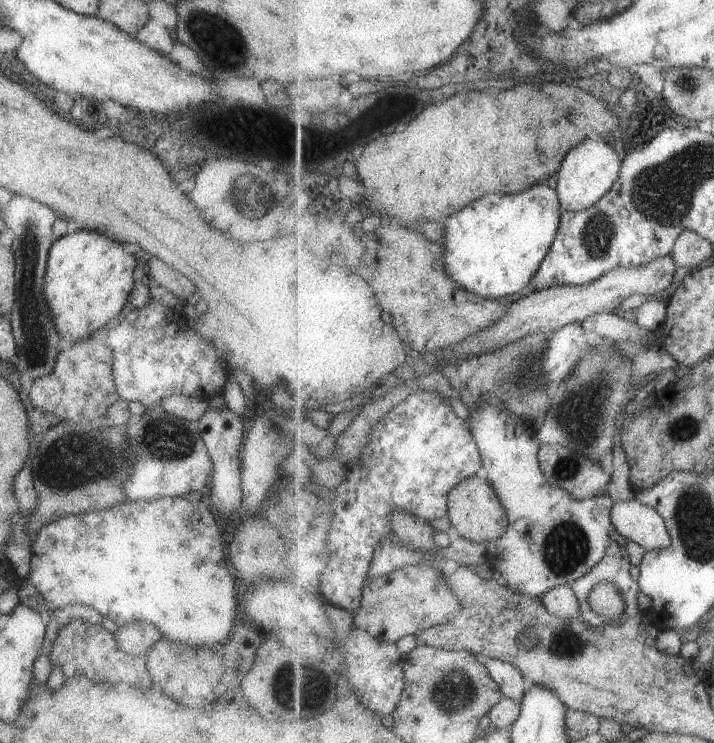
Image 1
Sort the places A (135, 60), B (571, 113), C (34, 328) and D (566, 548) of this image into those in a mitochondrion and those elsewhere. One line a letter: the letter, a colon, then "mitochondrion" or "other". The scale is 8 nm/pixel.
A: other
B: mitochondrion
C: mitochondrion
D: mitochondrion

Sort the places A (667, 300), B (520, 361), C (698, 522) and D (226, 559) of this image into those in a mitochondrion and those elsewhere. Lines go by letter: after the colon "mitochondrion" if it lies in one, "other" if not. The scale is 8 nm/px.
A: other
B: mitochondrion
C: mitochondrion
D: other

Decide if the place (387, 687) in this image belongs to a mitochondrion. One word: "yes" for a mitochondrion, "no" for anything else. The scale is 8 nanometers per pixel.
no

